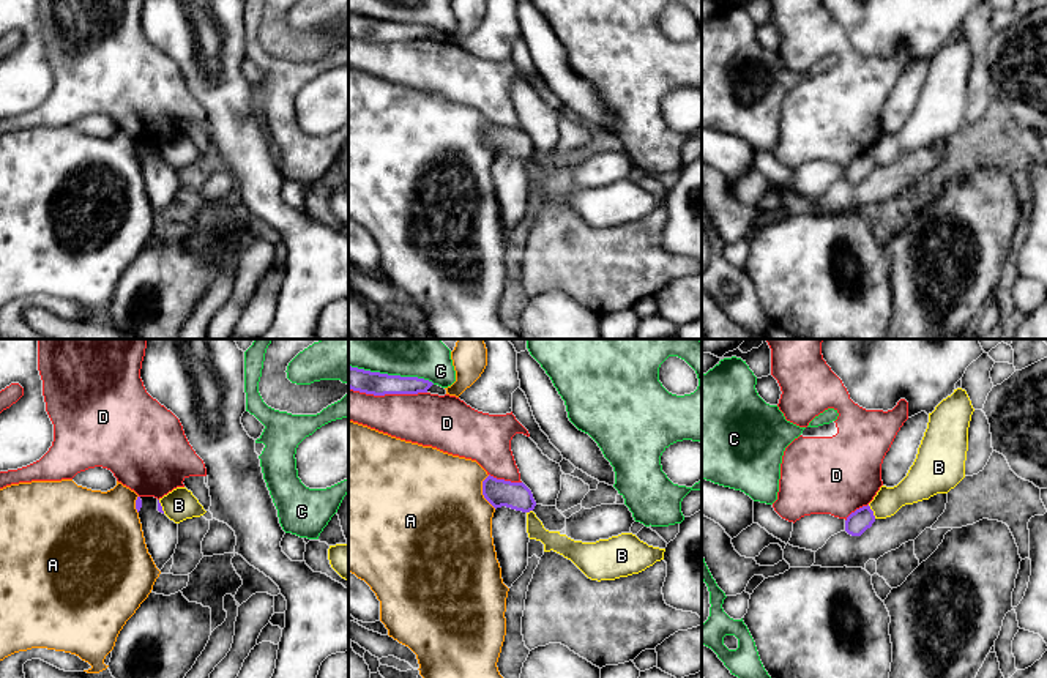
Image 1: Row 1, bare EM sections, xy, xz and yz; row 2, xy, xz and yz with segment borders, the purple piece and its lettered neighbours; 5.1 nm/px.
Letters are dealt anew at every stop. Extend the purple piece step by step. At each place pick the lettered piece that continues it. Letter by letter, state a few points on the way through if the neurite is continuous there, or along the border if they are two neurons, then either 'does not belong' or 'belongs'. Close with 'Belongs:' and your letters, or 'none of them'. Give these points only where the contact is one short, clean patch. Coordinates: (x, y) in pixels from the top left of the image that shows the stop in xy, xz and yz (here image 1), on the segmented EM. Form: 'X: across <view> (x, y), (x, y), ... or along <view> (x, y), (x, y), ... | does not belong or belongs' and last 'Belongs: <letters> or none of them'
A: does not belong
B: along yz (868, 505), (875, 517) | does not belong
C: does not belong
D: does not belong
Belongs: none of them

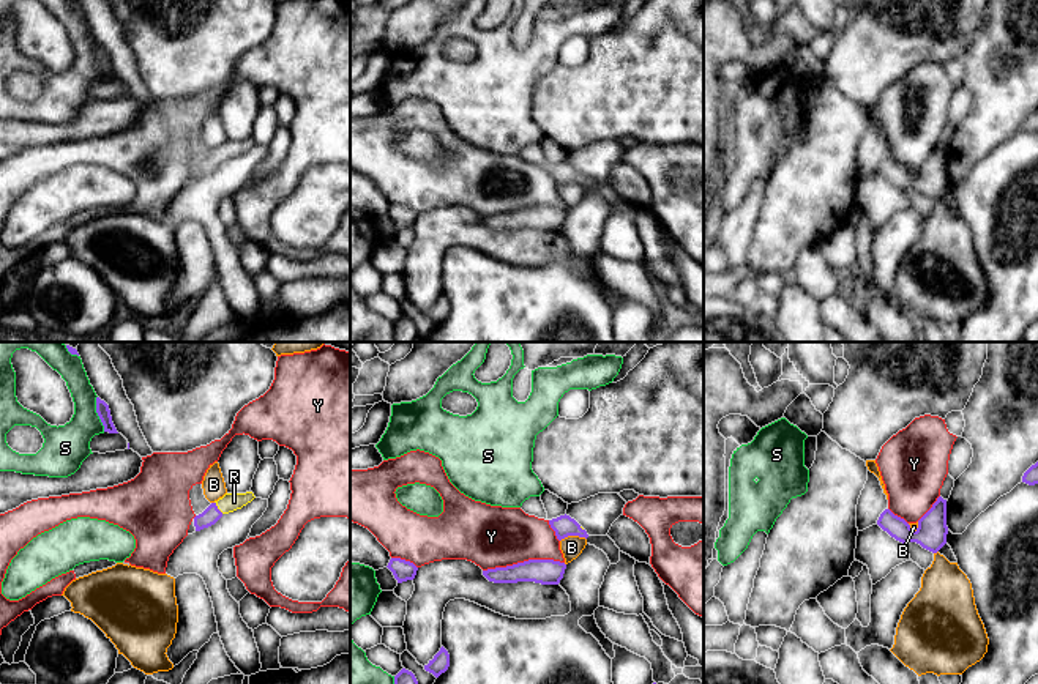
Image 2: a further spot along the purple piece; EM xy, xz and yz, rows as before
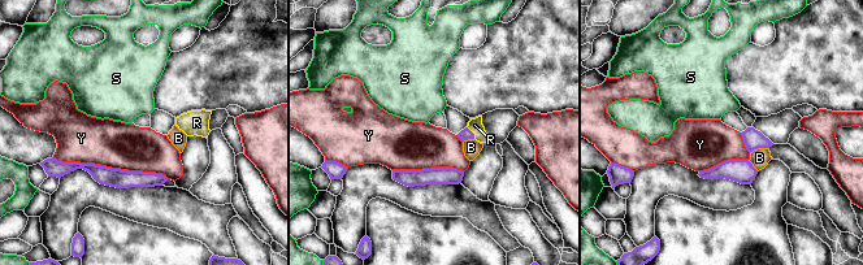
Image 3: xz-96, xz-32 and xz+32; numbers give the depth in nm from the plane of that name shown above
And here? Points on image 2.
B: along xz (586, 538), (565, 536), (560, 541) | does not belong
R: across xy (212, 514), (216, 508), (231, 501) | belongs
S: does not belong
Y: does not belong
Belongs: R

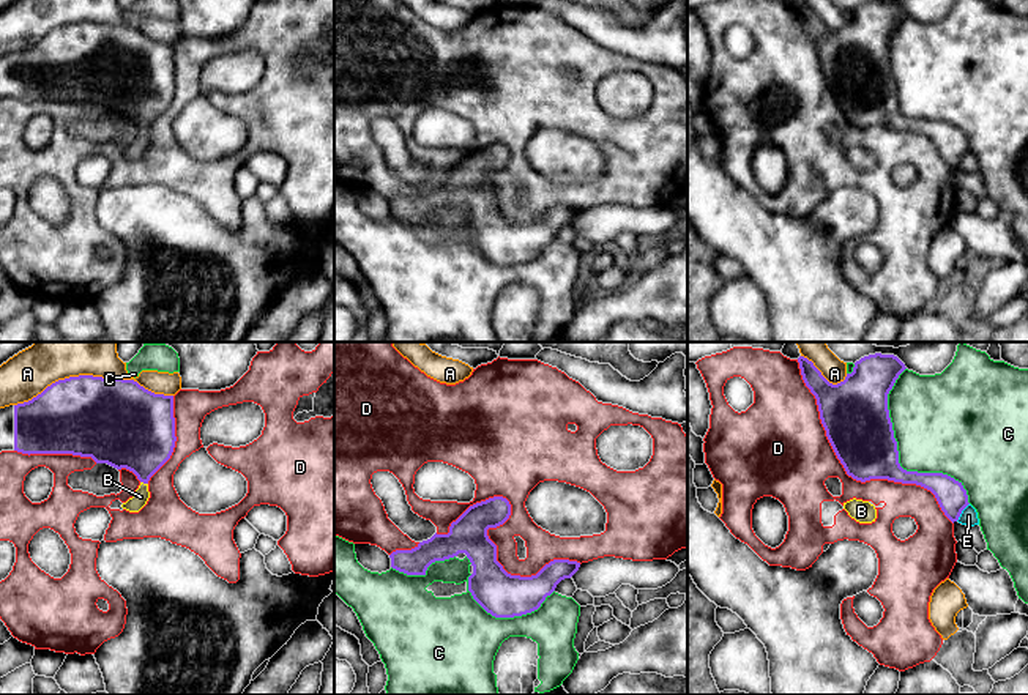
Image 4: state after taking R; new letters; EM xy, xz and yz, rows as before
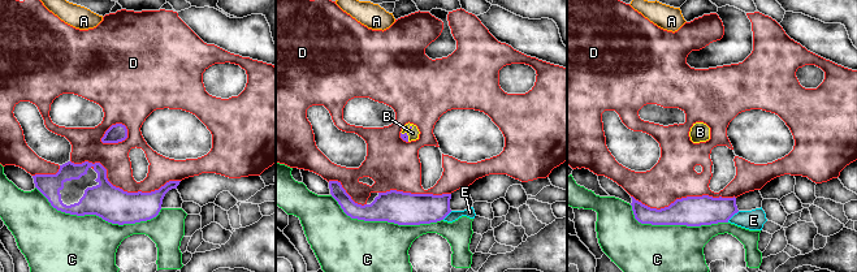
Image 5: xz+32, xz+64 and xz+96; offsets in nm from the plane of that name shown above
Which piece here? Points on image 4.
A: does not belong
B: across xy (139, 434), (144, 448), (144, 483), (141, 497) | belongs
C: does not belong
D: does not belong
E: does not belong
Belongs: B

